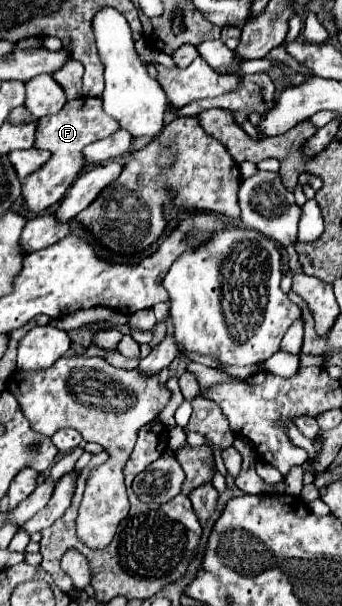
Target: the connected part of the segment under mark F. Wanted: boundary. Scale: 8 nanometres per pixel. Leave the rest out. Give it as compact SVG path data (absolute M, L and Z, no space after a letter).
M79 97L79 99L71 99L63 105L63 109L55 115L47 115L41 117L37 121L37 139L35 139L35 147L37 149L47 149L51 151L51 159L37 169L35 173L31 173L25 183L23 183L23 197L25 197L25 205L39 213L47 207L51 207L53 203L61 201L67 193L67 189L73 185L73 181L77 179L77 175L85 169L85 161L83 161L83 149L99 139L109 137L111 133L115 133L119 129L117 121L109 121L109 117L103 113L101 109L101 99L99 97Z

